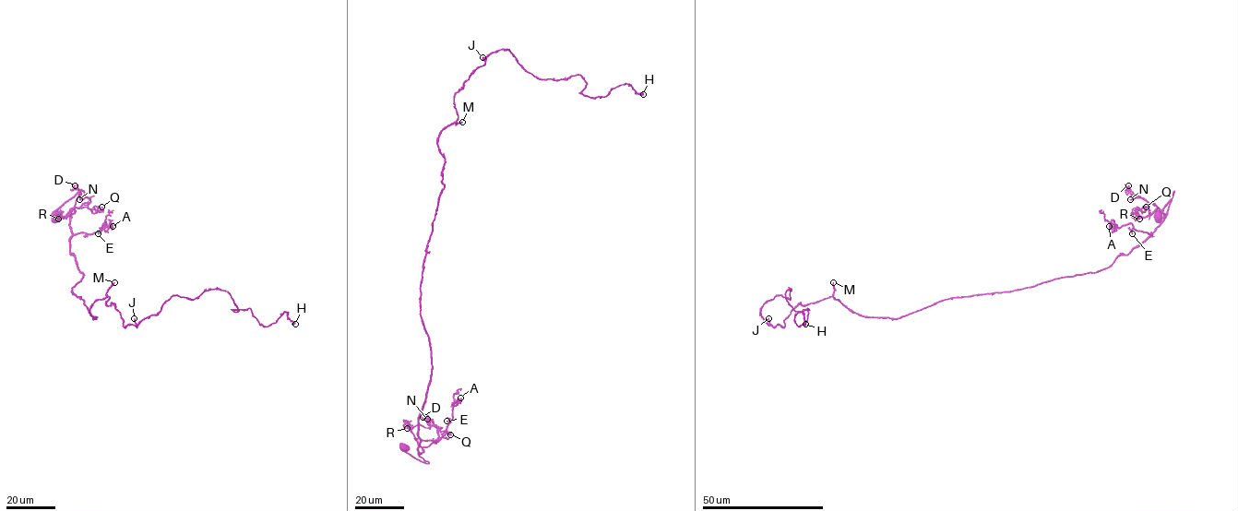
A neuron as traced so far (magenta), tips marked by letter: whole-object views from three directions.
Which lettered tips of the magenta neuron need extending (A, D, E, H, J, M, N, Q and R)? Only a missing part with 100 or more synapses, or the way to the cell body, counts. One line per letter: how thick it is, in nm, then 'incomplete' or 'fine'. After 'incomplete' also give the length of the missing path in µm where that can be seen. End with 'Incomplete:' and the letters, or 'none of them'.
A: 110 nm | fine
D: 170 nm | fine
E: 130 nm | fine
H: 460 nm | fine
J: 220 nm | fine
M: 200 nm | incomplete | 140 µm
N: 120 nm | fine
Q: 140 nm | fine
R: 110 nm | fine
Incomplete: M

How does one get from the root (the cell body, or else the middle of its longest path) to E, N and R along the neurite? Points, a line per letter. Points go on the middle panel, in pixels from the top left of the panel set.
E: (404, 447), (417, 460), (427, 463), (418, 455), (419, 443), (438, 440), (446, 433), (450, 421), (446, 421)
N: (404, 447), (417, 460), (428, 462), (418, 455), (422, 447), (427, 447), (436, 440), (438, 433), (427, 419)
R: (404, 447), (417, 460), (428, 462), (418, 455), (422, 449), (404, 420), (407, 428)

